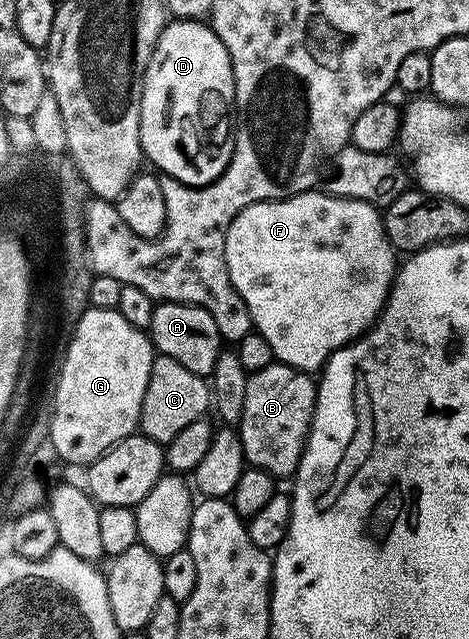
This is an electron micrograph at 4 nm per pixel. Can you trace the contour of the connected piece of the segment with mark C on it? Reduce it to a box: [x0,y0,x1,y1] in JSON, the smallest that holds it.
[138,353,212,444]

